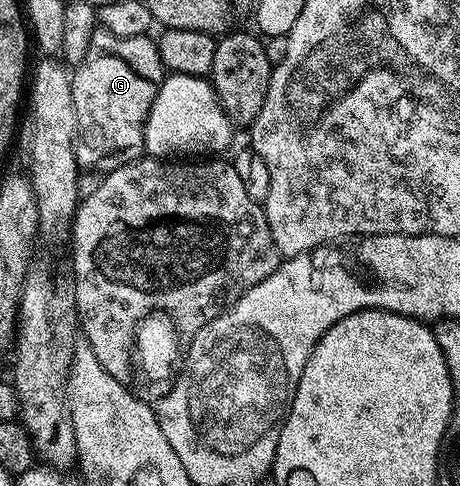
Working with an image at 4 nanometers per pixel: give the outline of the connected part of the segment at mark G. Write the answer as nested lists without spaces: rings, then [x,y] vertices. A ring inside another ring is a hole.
[[[96,30],[90,49],[86,49],[86,57],[75,64],[71,72],[76,114],[76,163],[80,168],[88,173],[107,173],[133,163],[145,154],[144,122],[165,74],[166,68],[160,59],[160,48],[155,38],[148,35],[114,37],[114,33],[109,31]]]

